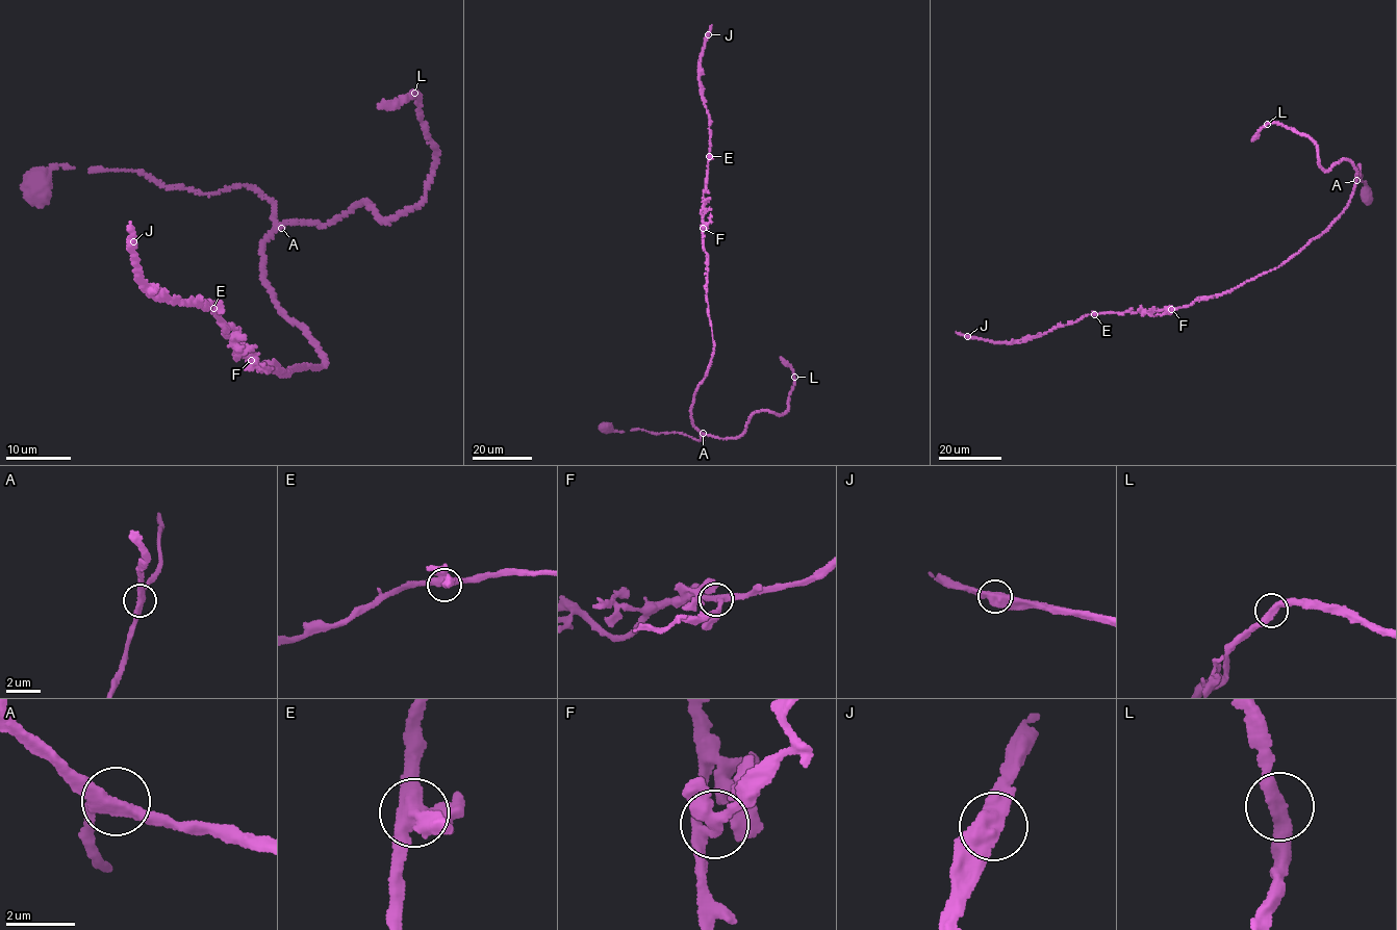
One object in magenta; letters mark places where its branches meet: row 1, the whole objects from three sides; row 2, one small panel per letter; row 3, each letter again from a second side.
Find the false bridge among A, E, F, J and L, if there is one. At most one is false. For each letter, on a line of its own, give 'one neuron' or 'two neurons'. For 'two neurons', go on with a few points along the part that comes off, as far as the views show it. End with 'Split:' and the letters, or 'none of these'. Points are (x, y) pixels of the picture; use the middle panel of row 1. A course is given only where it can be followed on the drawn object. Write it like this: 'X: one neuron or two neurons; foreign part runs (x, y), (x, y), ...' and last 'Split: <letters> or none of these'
A: one neuron
E: one neuron
F: one neuron
J: two neurons; foreign part runs (708, 34), (699, 78), (706, 101)
L: one neuron
Split: J

